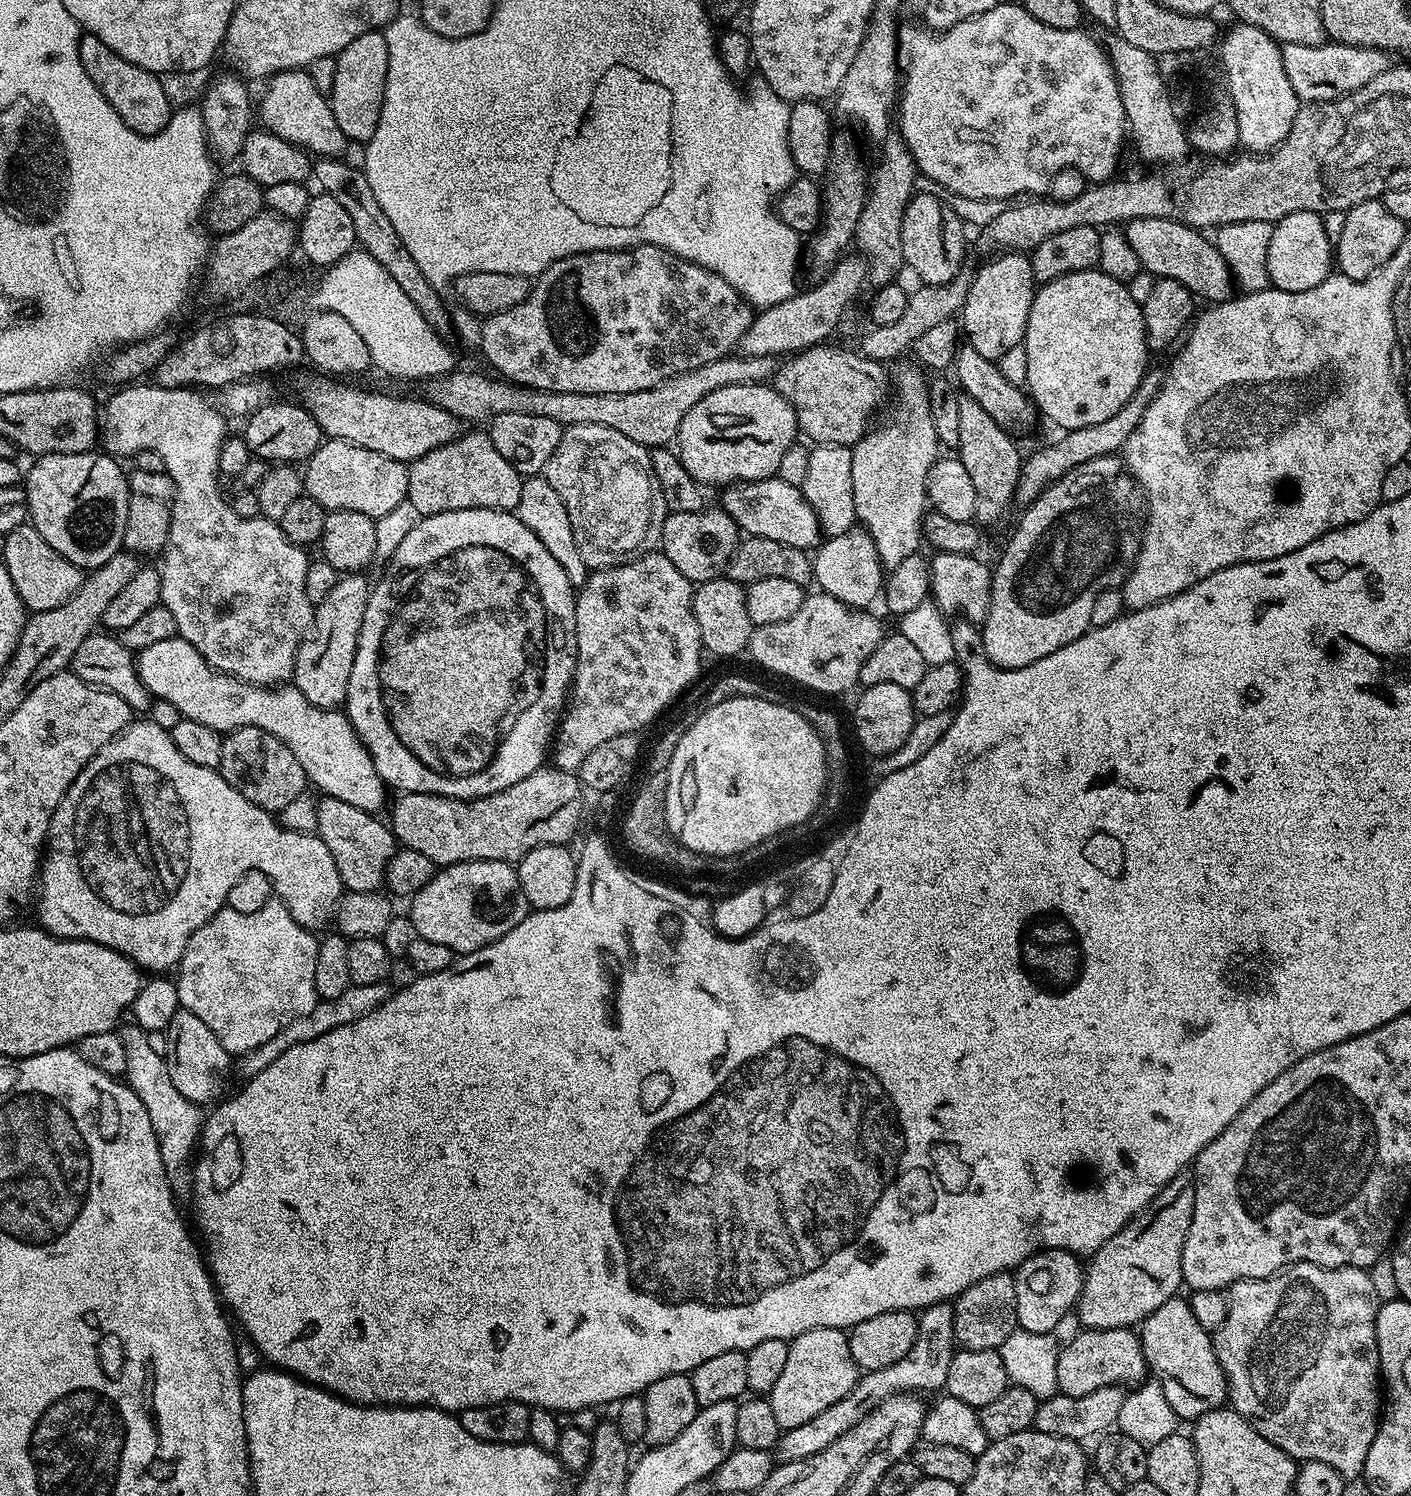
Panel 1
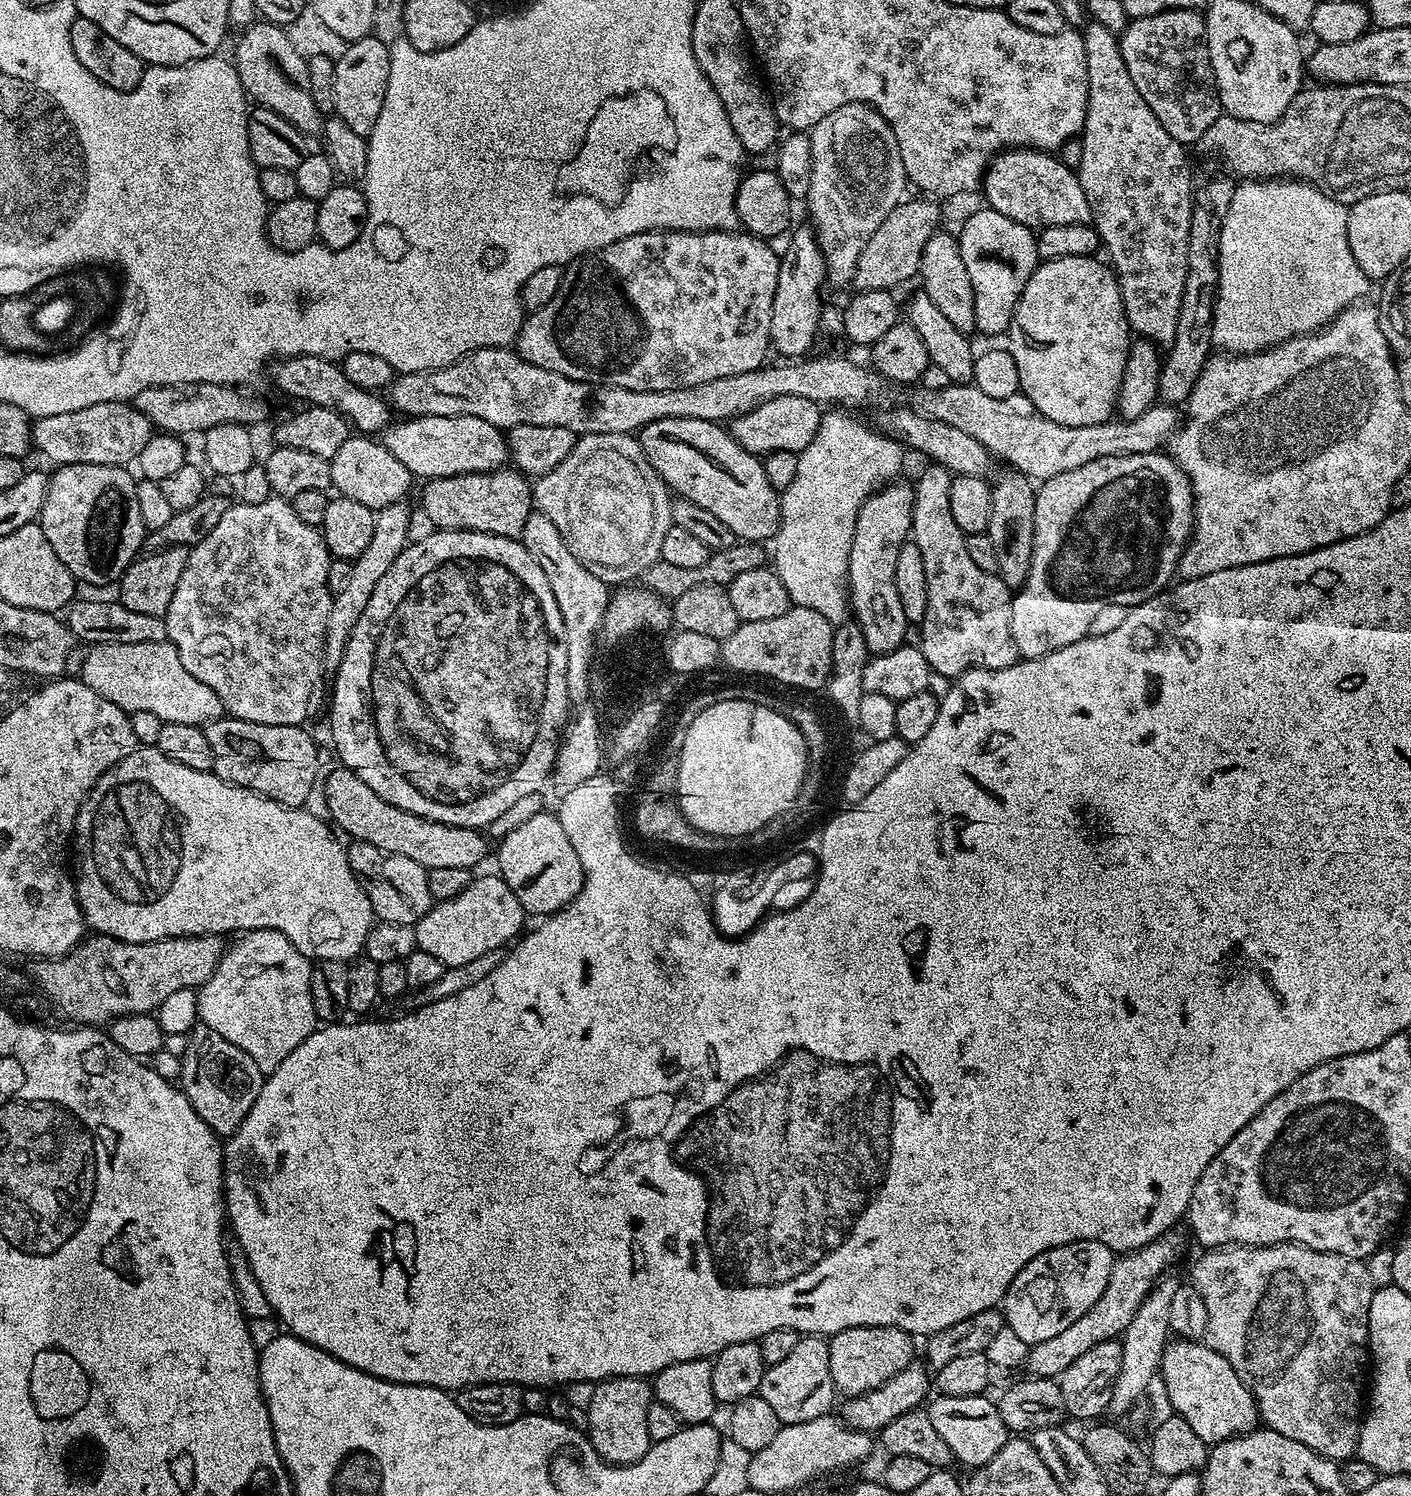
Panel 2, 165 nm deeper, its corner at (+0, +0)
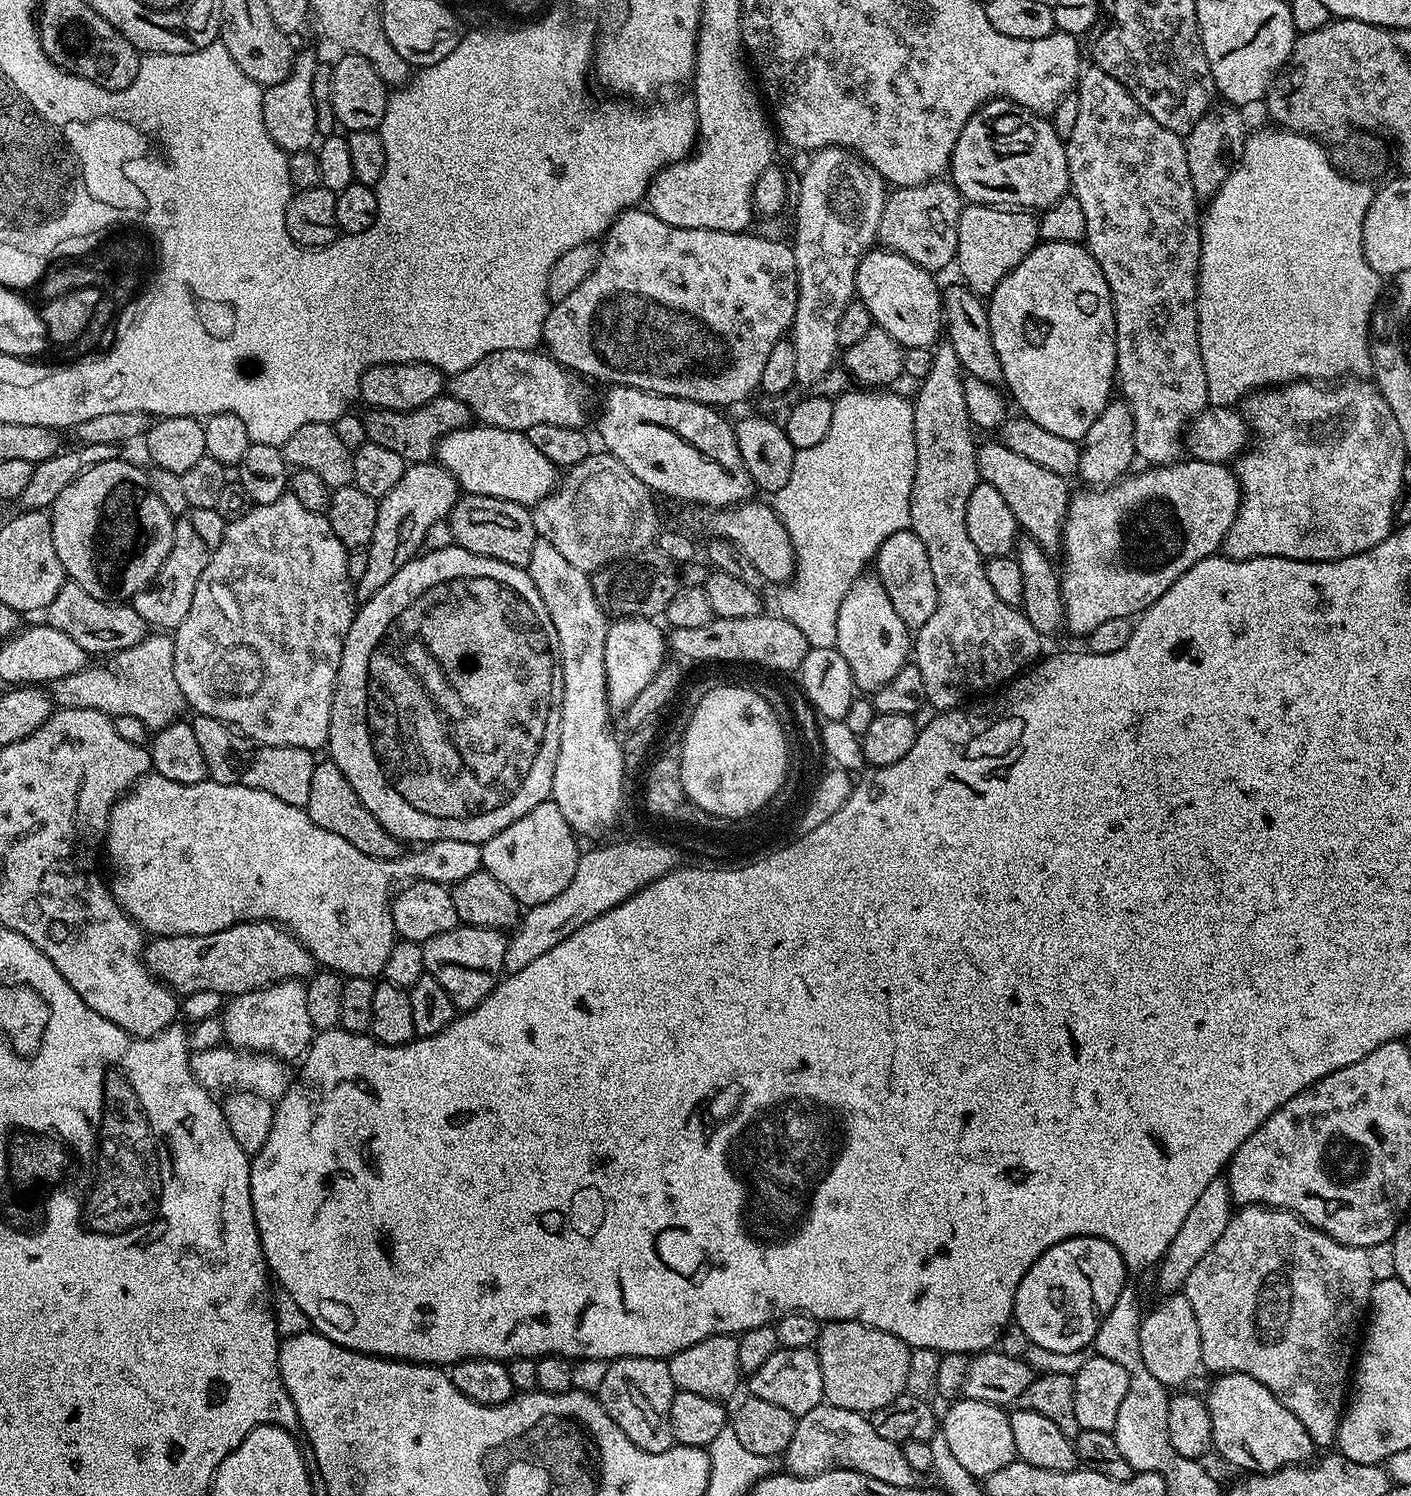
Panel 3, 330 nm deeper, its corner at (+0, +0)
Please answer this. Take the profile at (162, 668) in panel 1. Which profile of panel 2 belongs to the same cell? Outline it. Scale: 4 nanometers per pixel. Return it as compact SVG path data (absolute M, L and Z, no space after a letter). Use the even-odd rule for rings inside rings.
M168 640L94 644L87 651L80 664L78 679L124 712L149 711L165 724L182 722L201 726L225 715L224 703L218 694L214 694L206 682L198 682L198 678L182 666L178 650Z

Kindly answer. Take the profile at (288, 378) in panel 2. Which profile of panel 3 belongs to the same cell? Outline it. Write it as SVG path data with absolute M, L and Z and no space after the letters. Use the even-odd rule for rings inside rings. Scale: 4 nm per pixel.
M450 394L436 396L430 402L426 402L426 406L409 412L373 408L365 413L362 419L368 440L378 446L386 446L386 450L394 450L394 454L398 454L408 464L429 463L435 457L436 448L442 437L459 428L469 427L474 420L466 402Z

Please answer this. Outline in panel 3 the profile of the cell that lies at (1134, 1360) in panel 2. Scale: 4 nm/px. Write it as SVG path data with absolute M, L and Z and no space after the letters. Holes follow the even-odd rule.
M1217 1178L1214 1182L1210 1182L1210 1186L1206 1186L1206 1190L1202 1190L1202 1195L1199 1196L1198 1202L1194 1202L1190 1214L1186 1214L1186 1222L1182 1222L1182 1230L1174 1234L1174 1242L1170 1242L1163 1260L1158 1265L1155 1273L1157 1274L1156 1284L1164 1291L1164 1294L1176 1294L1181 1291L1190 1270L1194 1270L1194 1266L1198 1266L1198 1262L1206 1258L1214 1242L1218 1242L1222 1234L1226 1234L1226 1226L1231 1222L1233 1215L1234 1205L1232 1192L1228 1189L1228 1181Z

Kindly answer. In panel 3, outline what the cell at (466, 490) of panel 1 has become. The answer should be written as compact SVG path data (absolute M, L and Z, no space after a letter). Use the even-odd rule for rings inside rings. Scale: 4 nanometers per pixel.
M461 495L452 507L447 522L452 539L459 547L521 566L530 562L530 550L534 550L534 542L538 538L529 505L493 496Z

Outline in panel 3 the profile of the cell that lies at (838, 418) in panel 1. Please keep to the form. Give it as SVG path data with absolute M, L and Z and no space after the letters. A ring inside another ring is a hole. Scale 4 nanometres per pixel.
M996 438L989 444L979 445L976 465L980 468L980 480L994 486L994 490L998 490L998 494L1010 502L1017 525L1023 531L1024 528L1028 531L1025 532L1027 539L1037 540L1049 554L1059 553L1070 499L1069 481L1046 470L1046 466L1038 466L1038 462L1030 462L1030 458L1022 458L1022 454L1014 454L1014 450Z

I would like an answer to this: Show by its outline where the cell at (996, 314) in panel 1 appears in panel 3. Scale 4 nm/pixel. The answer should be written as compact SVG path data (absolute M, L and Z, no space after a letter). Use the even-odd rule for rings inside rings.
M969 203L961 211L958 222L958 246L955 267L960 267L959 279L981 298L991 296L992 291L1030 254L1040 240L1040 222L1031 211L1013 210L1003 206Z

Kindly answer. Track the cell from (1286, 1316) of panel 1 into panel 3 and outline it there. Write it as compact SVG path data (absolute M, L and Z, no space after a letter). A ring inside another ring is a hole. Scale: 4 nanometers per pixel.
M1249 1204L1241 1207L1226 1226L1226 1234L1222 1234L1222 1238L1218 1238L1218 1242L1214 1242L1214 1246L1206 1254L1206 1258L1202 1258L1202 1262L1198 1262L1198 1266L1194 1266L1194 1270L1190 1270L1190 1274L1182 1285L1182 1295L1190 1302L1190 1306L1194 1306L1194 1318L1198 1318L1201 1365L1205 1369L1209 1368L1207 1371L1212 1374L1226 1372L1250 1374L1250 1378L1262 1382L1262 1386L1266 1386L1266 1390L1270 1390L1270 1394L1274 1394L1274 1398L1278 1398L1278 1402L1282 1402L1282 1406L1286 1406L1286 1410L1290 1410L1290 1414L1294 1414L1294 1418L1298 1418L1298 1422L1302 1422L1302 1426L1306 1426L1306 1434L1310 1434L1313 1445L1335 1445L1336 1435L1340 1429L1340 1417L1344 1415L1346 1407L1346 1393L1350 1388L1354 1353L1358 1348L1358 1337L1362 1332L1362 1321L1368 1310L1374 1283L1372 1260L1368 1256L1371 1256L1369 1249L1346 1246L1333 1236L1327 1236L1322 1230L1311 1228L1299 1216L1286 1212L1282 1208L1270 1208L1263 1204Z

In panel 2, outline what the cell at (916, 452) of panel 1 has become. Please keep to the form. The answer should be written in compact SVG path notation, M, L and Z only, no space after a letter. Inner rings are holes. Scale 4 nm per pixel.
M889 482L883 488L877 488L868 497L856 515L852 549L848 555L848 574L846 577L846 596L850 601L850 612L854 623L860 627L866 638L869 653L889 652L905 643L904 636L910 628L906 614L902 614L902 602L898 599L898 586L894 586L894 570L898 566L898 550L909 543L912 530L912 489L913 485Z

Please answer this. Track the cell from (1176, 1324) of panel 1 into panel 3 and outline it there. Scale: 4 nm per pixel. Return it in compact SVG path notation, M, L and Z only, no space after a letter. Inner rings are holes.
M1226 1372L1209 1383L1206 1403L1210 1410L1212 1447L1228 1464L1248 1474L1267 1474L1280 1468L1303 1466L1313 1459L1314 1445L1306 1426L1250 1374Z

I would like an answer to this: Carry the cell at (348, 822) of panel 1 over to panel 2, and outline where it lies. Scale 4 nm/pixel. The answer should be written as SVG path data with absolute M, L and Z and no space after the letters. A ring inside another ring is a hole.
M352 840L346 851L352 873L360 877L360 885L370 898L377 921L415 926L432 909L434 901L428 885L428 869L414 862L414 858L383 852L378 846L370 846L370 842L362 840Z

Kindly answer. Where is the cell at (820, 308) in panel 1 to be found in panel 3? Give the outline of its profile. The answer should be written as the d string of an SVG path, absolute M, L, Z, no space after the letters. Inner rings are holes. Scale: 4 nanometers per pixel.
M943 179L930 184L896 188L884 201L878 240L889 252L897 252L927 272L940 274L956 259L958 222L962 211L960 191Z

